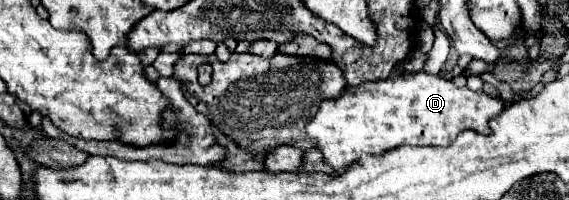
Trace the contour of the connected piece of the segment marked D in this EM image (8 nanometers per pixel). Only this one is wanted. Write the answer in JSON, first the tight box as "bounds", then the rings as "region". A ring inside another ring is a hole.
{"bounds":[307,72,503,172],"region":[[[413,72],[397,78],[387,78],[379,82],[365,82],[359,86],[347,86],[343,94],[335,100],[325,100],[317,110],[315,118],[307,124],[307,134],[317,140],[317,148],[323,152],[325,162],[337,172],[349,170],[363,156],[381,156],[387,150],[399,146],[447,146],[451,144],[463,130],[475,130],[481,134],[489,132],[489,120],[503,110],[503,100],[489,96],[485,92],[473,92],[467,86],[457,88],[453,82],[431,76],[423,72]]]}

